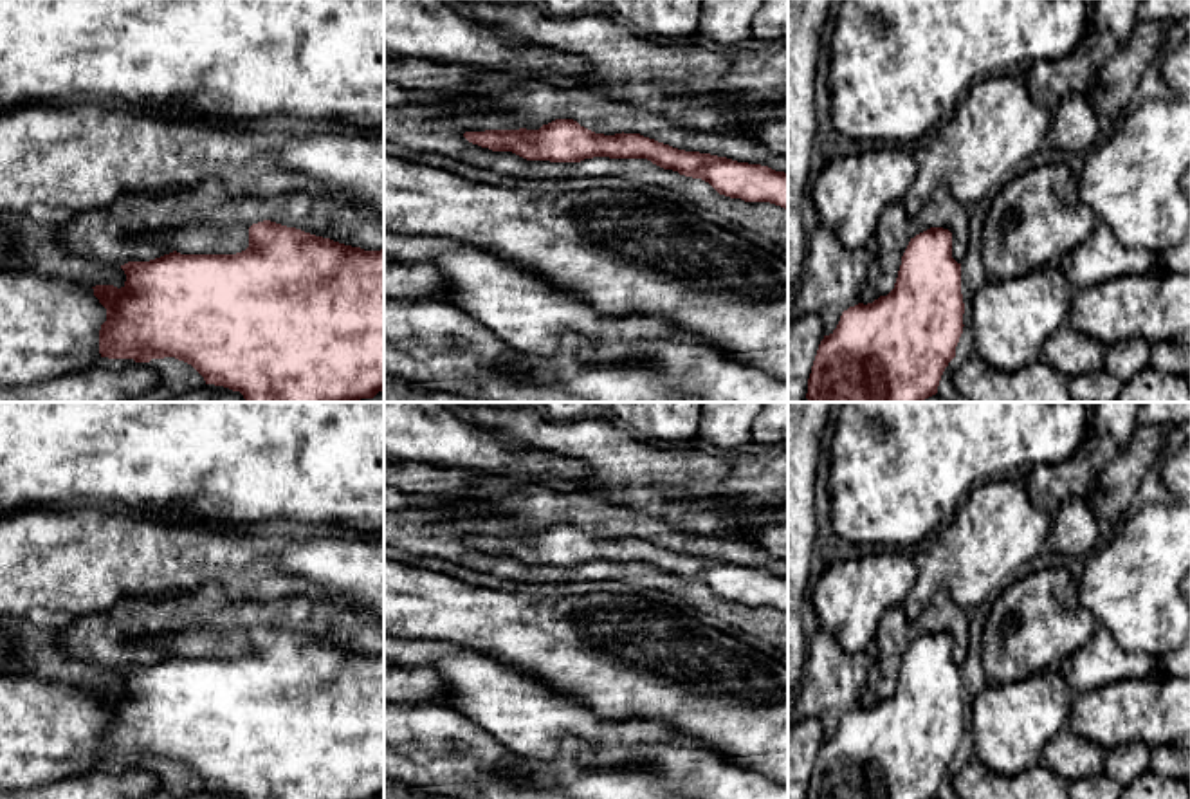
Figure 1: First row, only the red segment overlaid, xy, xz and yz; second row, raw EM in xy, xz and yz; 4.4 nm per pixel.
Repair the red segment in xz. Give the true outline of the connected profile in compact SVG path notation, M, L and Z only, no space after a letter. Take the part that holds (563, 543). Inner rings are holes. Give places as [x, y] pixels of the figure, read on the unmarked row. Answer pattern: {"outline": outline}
{"outline": "M555 523L539 534L465 536L463 541L481 552L512 556L526 565L647 563L664 574L701 583L719 599L745 606L770 606L788 613L788 577L710 557L678 554L640 537L604 539L573 523Z"}

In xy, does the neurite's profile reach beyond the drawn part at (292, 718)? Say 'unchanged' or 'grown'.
unchanged

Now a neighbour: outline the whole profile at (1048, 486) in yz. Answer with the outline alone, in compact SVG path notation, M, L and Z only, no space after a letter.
M1093 402L1091 433L1062 464L1030 467L1021 476L1030 500L1053 516L1066 498L1091 498L1105 465L1123 449L1138 427L1141 402Z

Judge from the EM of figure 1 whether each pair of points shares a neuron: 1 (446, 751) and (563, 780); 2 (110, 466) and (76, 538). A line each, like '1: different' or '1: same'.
1: different
2: different

